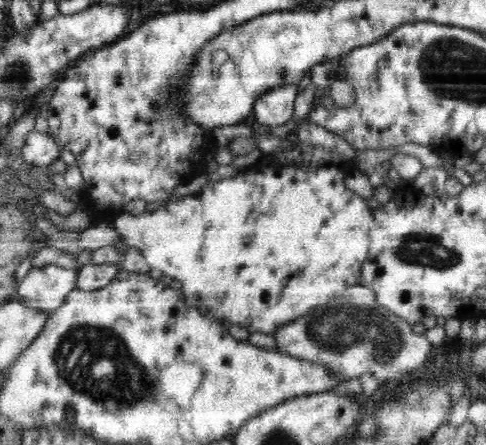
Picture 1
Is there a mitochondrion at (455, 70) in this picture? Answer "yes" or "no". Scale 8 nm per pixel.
yes

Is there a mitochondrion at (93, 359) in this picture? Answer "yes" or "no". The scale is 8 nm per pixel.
yes

